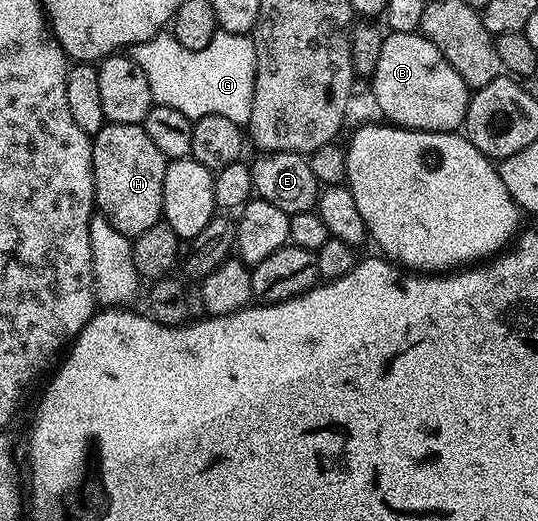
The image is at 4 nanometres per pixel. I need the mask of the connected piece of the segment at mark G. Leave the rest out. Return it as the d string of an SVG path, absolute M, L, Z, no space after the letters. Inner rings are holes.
M216 31L213 41L205 45L205 49L190 51L176 41L170 33L160 33L149 41L137 43L133 48L133 58L145 72L149 81L151 98L156 104L180 110L189 120L216 115L229 117L229 121L240 125L250 124L251 102L255 88L255 40L251 35L230 35L224 31Z

